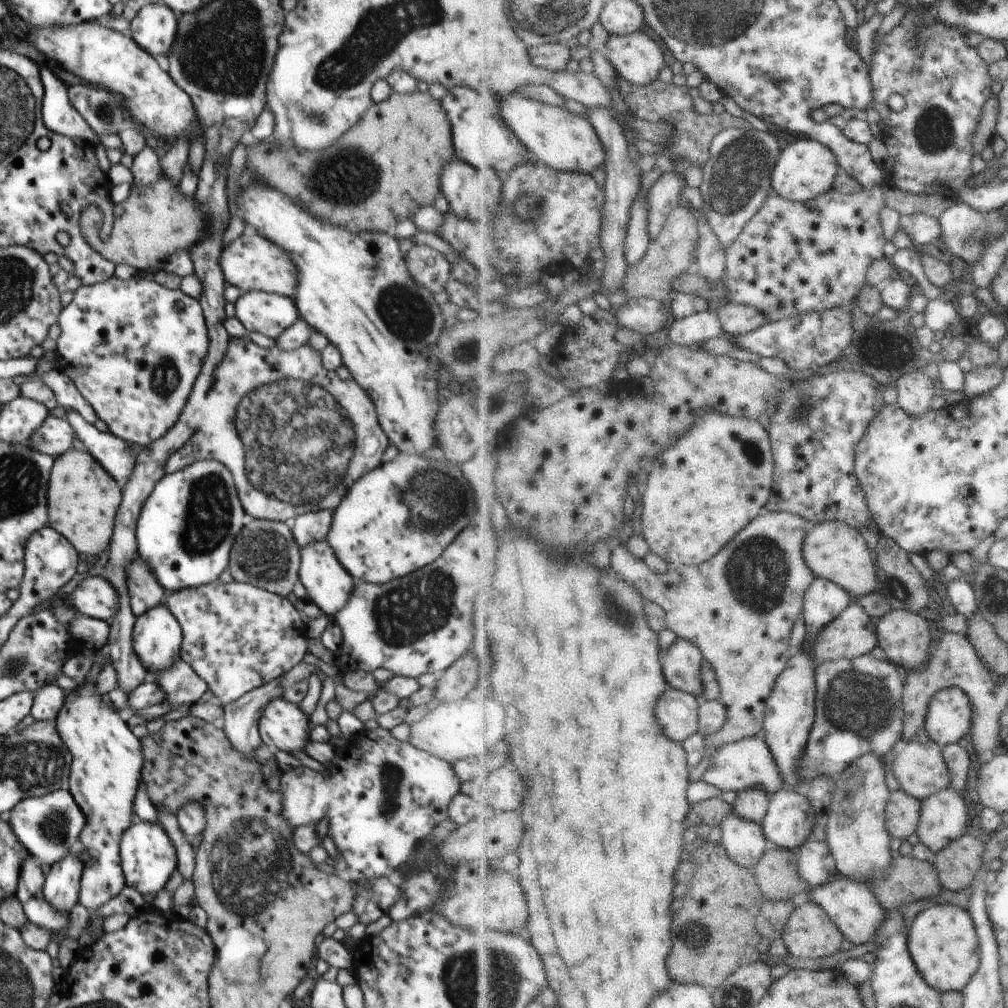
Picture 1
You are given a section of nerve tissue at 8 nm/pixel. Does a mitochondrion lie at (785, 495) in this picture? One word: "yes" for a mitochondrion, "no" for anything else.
no

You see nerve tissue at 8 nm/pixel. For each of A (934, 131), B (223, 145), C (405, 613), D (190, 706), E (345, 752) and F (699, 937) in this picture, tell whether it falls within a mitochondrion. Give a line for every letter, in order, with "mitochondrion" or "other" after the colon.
A: mitochondrion
B: other
C: mitochondrion
D: other
E: other
F: mitochondrion

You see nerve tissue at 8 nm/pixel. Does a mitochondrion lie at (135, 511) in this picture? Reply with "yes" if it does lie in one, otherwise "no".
no

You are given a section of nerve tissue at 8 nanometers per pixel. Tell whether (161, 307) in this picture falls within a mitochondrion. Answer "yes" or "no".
no

